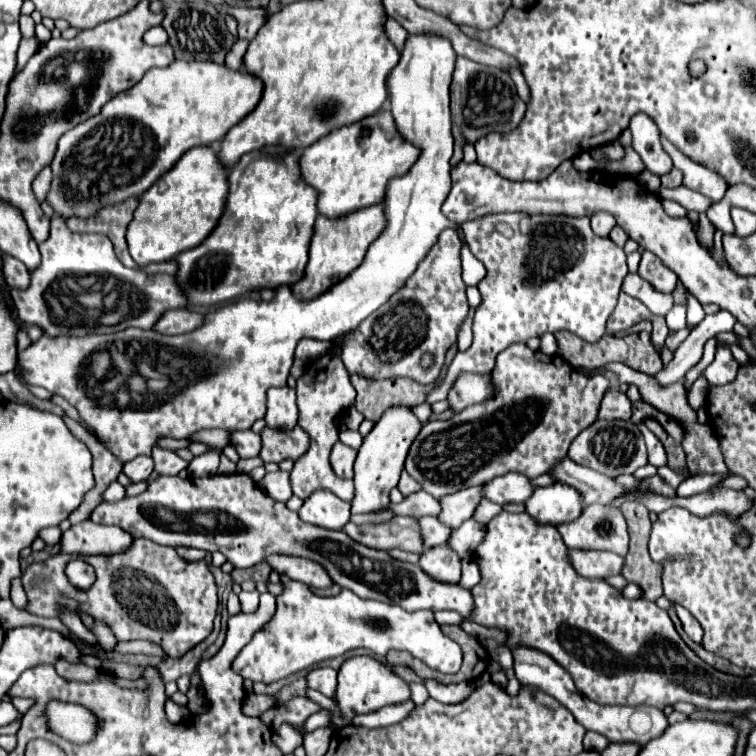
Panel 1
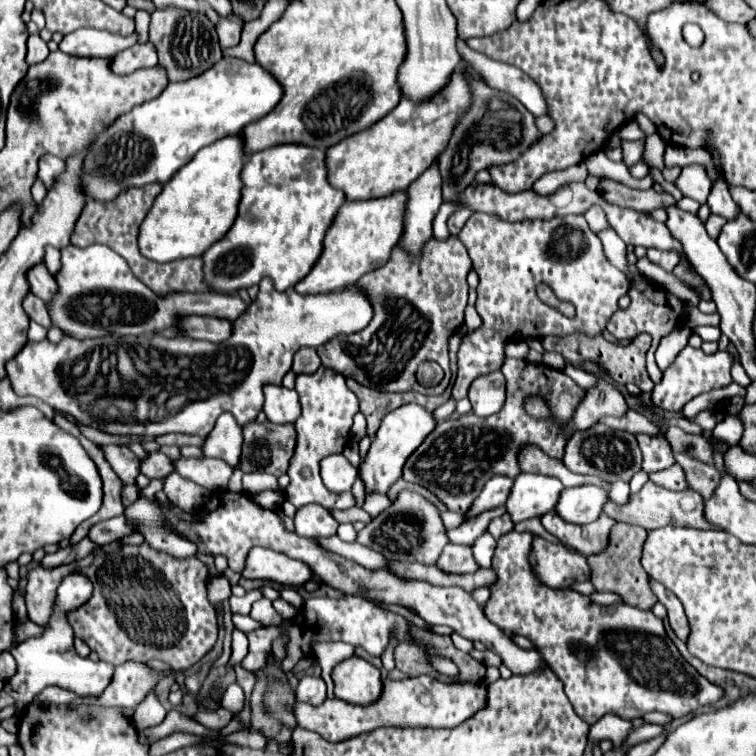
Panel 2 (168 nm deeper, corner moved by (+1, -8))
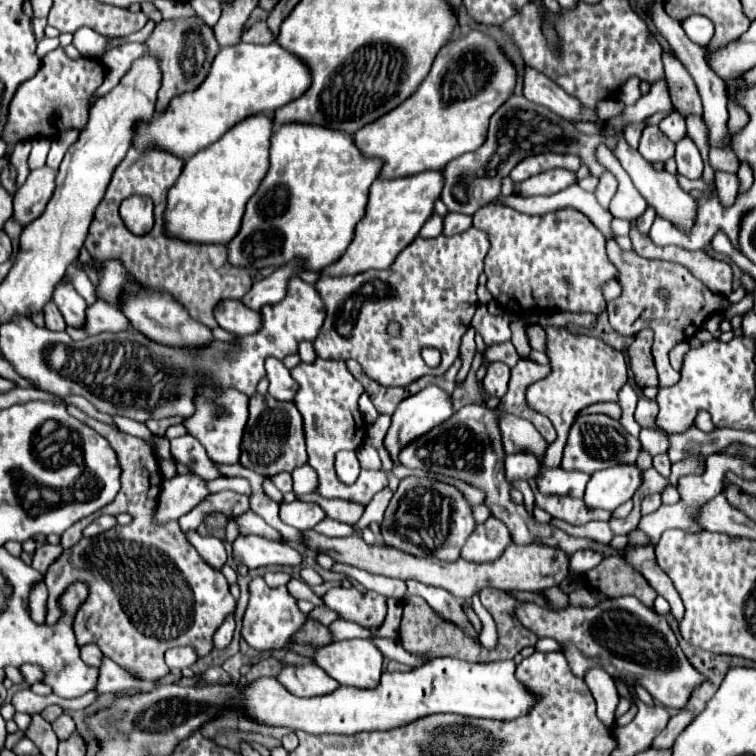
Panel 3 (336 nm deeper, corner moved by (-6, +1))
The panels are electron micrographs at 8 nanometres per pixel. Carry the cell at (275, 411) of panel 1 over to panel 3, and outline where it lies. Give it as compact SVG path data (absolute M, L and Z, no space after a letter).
M268 357L266 359L266 377L270 381L268 393L274 395L274 399L278 399L278 401L294 399L294 391L298 391L298 383L294 383L294 379L290 379L290 371L284 367L282 361Z

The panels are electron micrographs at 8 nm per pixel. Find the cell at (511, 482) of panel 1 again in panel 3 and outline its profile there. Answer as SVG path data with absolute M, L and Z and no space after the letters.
M540 469L538 487L546 491L546 495L570 495L570 497L582 497L586 483L590 481L588 473L582 471L562 471L556 469Z

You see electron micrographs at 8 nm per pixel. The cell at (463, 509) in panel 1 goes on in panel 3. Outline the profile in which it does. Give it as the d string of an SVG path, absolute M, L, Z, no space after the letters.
M520 451L506 455L506 479L512 483L514 479L528 481L530 475L536 475L540 471L540 461L530 451Z

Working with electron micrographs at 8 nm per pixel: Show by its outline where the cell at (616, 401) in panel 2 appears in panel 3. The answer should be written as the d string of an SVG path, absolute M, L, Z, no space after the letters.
M544 327L546 331L546 355L550 359L550 375L532 383L526 391L530 407L546 415L558 437L554 443L548 443L544 457L542 457L542 467L552 469L560 465L562 459L562 449L566 445L566 435L570 431L570 423L574 423L578 411L582 407L588 407L592 403L600 401L616 401L620 387L626 383L626 361L624 355L604 341L588 335L574 335L566 327Z

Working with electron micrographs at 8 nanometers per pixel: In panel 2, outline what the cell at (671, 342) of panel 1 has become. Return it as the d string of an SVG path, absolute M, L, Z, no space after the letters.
M687 345L675 359L675 362L663 372L661 382L653 388L651 392L651 402L671 414L679 414L681 408L685 406L685 402L689 402L691 398L709 392L713 388L725 388L727 384L731 384L731 360L733 356L729 352L715 352L715 354L703 354L701 348L691 348Z

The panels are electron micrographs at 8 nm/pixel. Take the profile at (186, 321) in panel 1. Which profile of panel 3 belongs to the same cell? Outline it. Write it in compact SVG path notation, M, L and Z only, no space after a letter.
M222 301L214 309L214 317L222 329L234 333L238 337L258 333L262 329L262 315L258 311L248 309L242 301Z

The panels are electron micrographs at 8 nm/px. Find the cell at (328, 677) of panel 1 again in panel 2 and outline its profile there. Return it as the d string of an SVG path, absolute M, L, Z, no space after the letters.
M303 676L299 680L297 686L297 700L301 702L309 702L313 706L323 704L327 698L327 686L323 682L323 678L315 678L315 676Z

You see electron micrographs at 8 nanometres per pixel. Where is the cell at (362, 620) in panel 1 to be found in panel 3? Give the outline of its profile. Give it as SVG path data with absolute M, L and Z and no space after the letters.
M334 587L324 595L324 603L342 619L360 623L370 631L376 631L382 625L387 613L386 599L386 596L374 591L360 595L354 587Z

